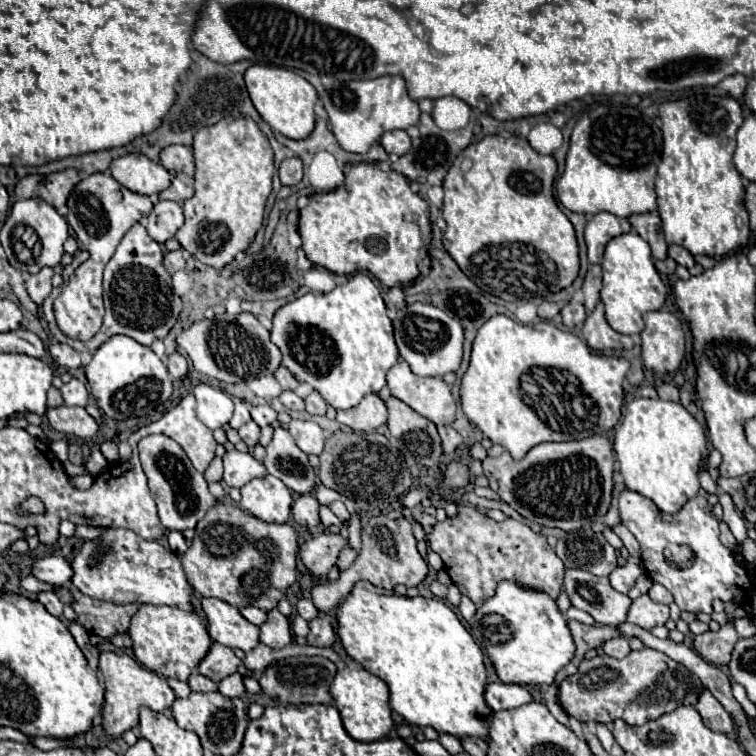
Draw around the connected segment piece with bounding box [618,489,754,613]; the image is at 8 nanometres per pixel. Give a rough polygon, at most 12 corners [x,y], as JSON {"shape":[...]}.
{"shape":[[624,489],[622,525],[682,611],[750,601],[706,495],[666,515]]}

